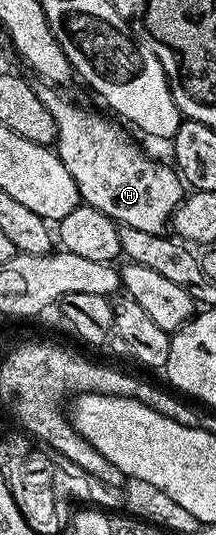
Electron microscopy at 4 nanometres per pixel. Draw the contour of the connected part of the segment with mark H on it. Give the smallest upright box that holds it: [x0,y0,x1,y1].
[38,86,185,234]

